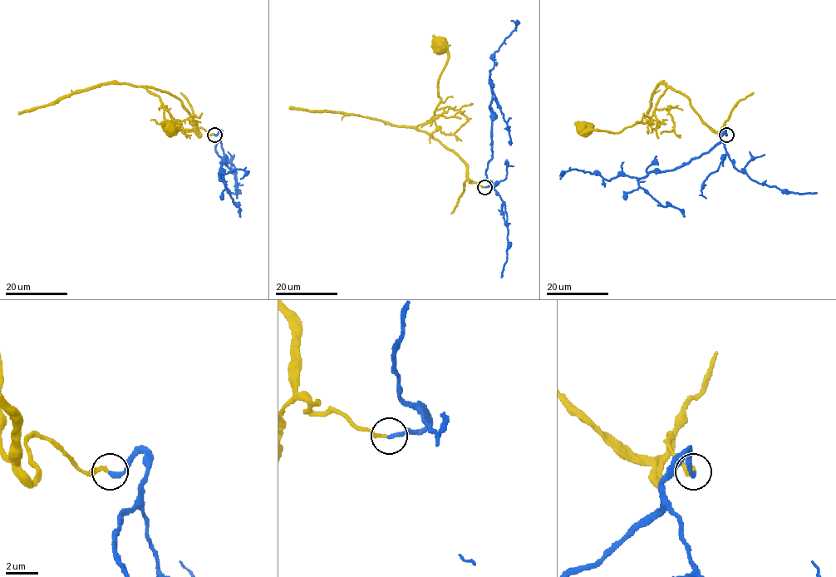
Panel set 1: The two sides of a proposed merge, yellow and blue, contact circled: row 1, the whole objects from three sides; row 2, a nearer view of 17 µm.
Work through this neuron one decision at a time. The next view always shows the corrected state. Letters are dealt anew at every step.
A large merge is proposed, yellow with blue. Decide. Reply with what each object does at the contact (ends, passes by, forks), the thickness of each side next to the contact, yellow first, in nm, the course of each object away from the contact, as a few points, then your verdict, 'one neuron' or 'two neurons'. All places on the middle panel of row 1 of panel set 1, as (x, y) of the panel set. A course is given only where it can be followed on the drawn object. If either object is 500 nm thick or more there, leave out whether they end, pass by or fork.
yellow ends; blue ends; calibres 240 and 240 nm; course yellow (484, 187), (469, 182), (467, 165), (417, 127), (433, 116), (441, 98), (438, 81), (448, 52), (440, 45); course blue (484, 187), (492, 184), (486, 171), (493, 152), (489, 74), (494, 52), (516, 27), (511, 20); two neurons

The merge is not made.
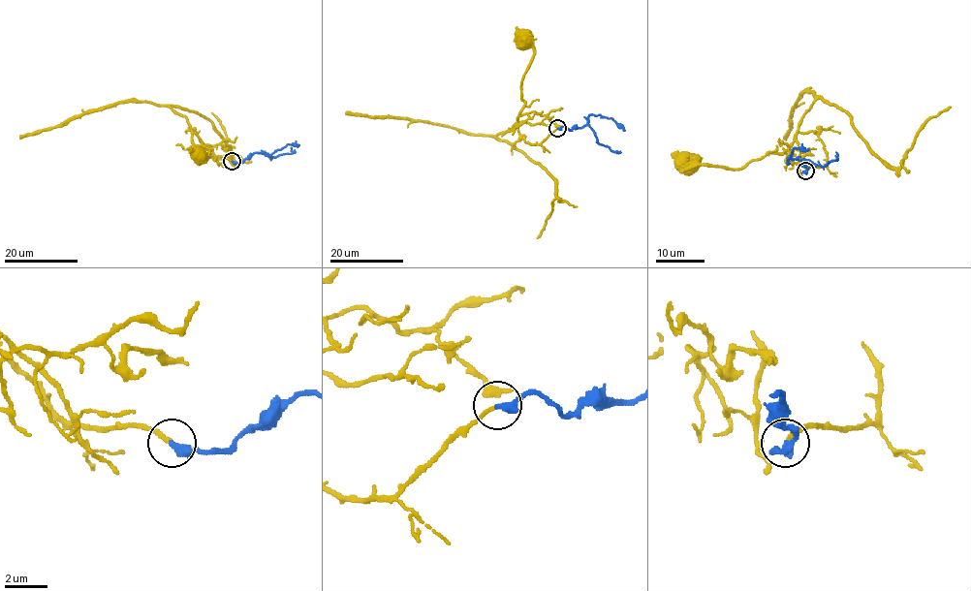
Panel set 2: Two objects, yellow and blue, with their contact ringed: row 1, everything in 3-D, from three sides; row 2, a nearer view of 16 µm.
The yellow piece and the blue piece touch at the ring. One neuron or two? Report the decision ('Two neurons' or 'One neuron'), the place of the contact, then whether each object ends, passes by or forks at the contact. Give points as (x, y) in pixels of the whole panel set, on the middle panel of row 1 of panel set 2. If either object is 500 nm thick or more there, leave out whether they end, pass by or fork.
One neuron. Place: (557, 128). At the ring yellow ends. At the ring blue ends

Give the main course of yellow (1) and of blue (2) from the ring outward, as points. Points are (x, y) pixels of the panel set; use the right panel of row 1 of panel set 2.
1: (805, 170), (827, 164), (824, 144), (813, 131), (798, 133), (782, 153), (752, 159), (737, 169), (687, 163)
2: (805, 170), (803, 172), (806, 168), (804, 159), (787, 163), (787, 159), (795, 148), (808, 148)

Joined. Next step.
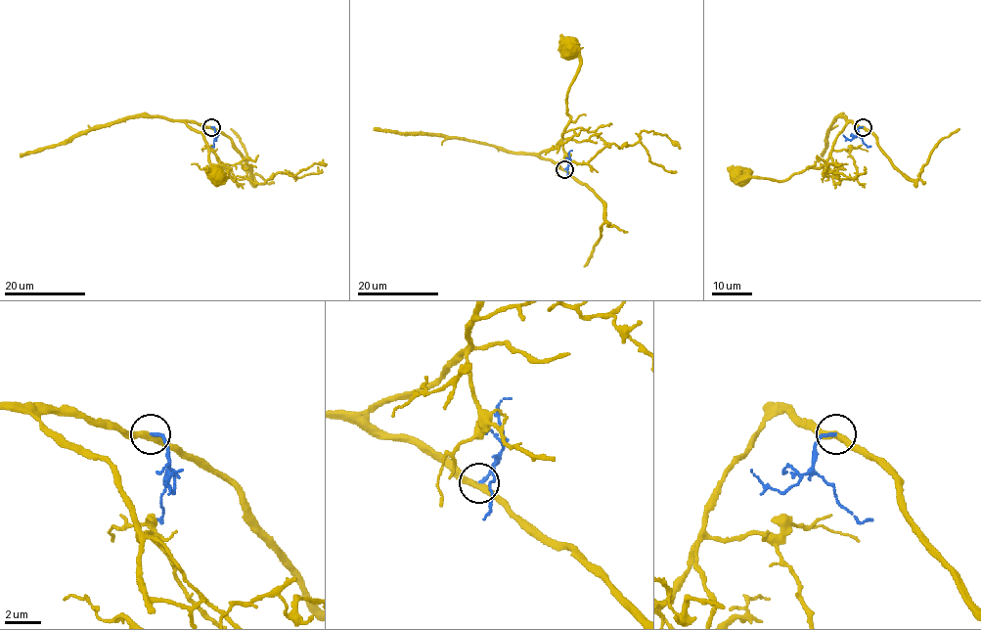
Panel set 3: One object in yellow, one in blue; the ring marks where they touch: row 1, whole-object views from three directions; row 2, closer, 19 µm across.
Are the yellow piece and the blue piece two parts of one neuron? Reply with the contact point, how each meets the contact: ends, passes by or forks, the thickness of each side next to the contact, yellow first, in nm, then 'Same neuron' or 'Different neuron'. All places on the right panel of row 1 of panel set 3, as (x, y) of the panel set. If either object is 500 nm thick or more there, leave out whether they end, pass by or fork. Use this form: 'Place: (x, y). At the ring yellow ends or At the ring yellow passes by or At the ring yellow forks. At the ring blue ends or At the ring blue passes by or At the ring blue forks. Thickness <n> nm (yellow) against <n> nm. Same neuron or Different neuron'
Place: (863, 127). At the ring yellow passes by. At the ring blue ends. Thickness 360 nm (yellow) against 180 nm. Same neuron

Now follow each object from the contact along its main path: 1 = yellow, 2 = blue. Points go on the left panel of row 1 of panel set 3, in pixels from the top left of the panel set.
1: (211, 127), (186, 123), (202, 134), (208, 159), (217, 167), (213, 179), (226, 177), (216, 174)
2: (211, 127), (215, 129), (212, 146)

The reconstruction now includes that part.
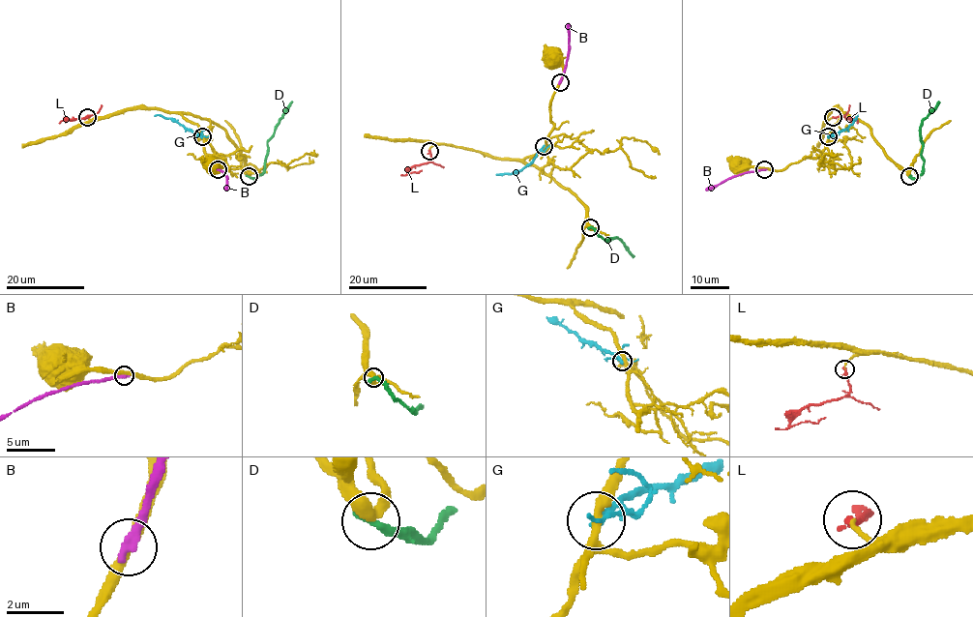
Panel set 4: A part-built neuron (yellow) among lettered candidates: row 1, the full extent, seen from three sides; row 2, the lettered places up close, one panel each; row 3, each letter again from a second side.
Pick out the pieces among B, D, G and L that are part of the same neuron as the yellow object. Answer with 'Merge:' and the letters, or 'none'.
Merge: L

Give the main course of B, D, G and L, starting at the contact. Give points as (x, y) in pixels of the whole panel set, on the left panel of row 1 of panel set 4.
B: (218, 169), (226, 175), (226, 190)
D: (249, 176), (255, 179), (263, 171), (267, 141), (291, 101)
G: (201, 137), (170, 118), (155, 115)
L: (87, 116), (65, 118), (79, 120)

